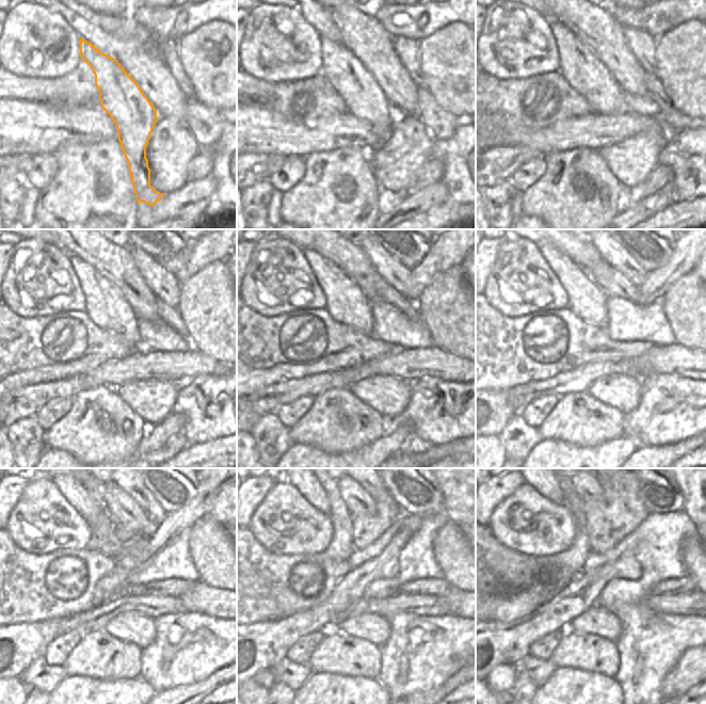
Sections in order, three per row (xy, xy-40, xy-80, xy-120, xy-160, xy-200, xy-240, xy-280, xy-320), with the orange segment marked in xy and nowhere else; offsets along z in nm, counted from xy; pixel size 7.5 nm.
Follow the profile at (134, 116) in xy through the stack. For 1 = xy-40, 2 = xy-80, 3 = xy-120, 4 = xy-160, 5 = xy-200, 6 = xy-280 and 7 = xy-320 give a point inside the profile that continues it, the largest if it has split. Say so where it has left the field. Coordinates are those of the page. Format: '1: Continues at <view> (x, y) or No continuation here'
1: Continues at xy-40 (364, 98)
2: Continues at xy-80 (583, 70)
3: Continues at xy-120 (106, 305)
4: Continues at xy-160 (346, 303)
5: Continues at xy-200 (586, 299)
6: Continues at xy-280 (311, 490)
7: Continues at xy-320 (550, 490).

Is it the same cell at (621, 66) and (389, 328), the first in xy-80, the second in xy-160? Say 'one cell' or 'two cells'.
two cells

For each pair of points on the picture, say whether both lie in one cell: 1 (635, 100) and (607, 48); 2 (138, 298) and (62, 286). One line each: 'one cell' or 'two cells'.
1: two cells
2: two cells

